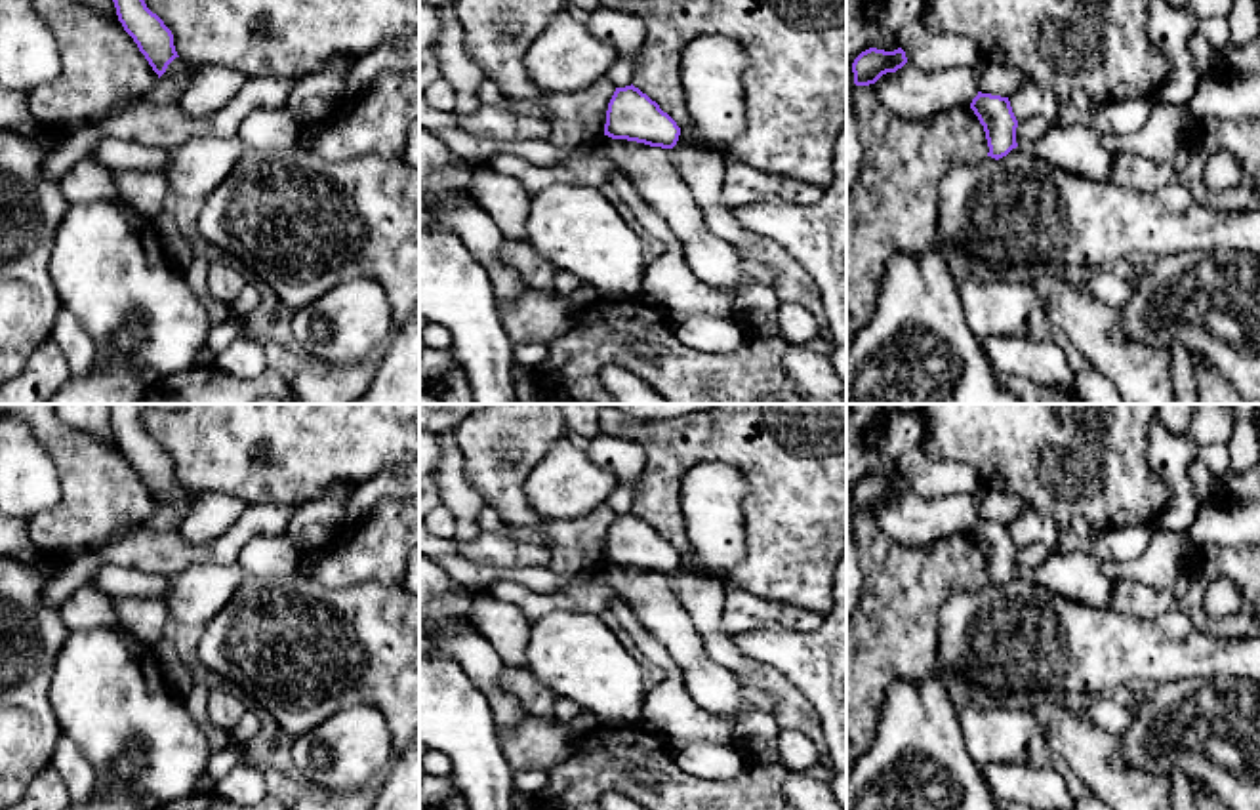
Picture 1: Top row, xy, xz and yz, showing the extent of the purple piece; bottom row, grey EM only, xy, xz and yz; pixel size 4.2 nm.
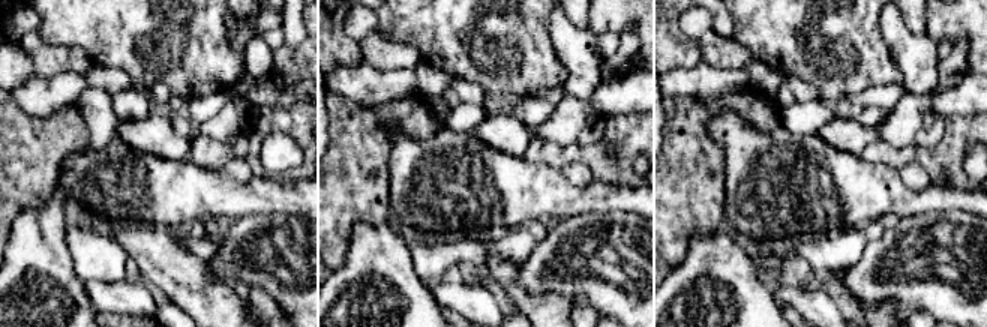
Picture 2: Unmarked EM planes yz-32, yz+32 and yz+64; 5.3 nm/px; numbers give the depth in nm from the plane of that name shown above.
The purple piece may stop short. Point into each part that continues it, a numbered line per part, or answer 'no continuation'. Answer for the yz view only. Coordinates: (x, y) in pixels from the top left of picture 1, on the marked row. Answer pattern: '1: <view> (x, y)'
no continuation

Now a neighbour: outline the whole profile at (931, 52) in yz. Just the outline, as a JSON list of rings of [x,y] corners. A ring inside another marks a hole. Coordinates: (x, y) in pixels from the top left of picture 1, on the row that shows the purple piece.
[[[923,17],[909,21],[898,32],[898,46],[909,63],[923,72],[938,72],[957,67],[974,69],[984,61],[978,44],[965,36],[938,34],[930,30]]]

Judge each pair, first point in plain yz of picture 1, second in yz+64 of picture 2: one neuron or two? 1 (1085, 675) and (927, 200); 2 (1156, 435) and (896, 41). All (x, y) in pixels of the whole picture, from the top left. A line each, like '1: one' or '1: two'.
1: one
2: one

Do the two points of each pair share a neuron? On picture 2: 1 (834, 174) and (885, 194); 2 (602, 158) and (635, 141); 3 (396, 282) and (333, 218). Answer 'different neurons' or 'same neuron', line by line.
1: same neuron
2: same neuron
3: different neurons

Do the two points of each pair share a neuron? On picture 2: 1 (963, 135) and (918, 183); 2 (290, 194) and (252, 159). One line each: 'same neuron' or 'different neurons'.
1: different neurons
2: different neurons

